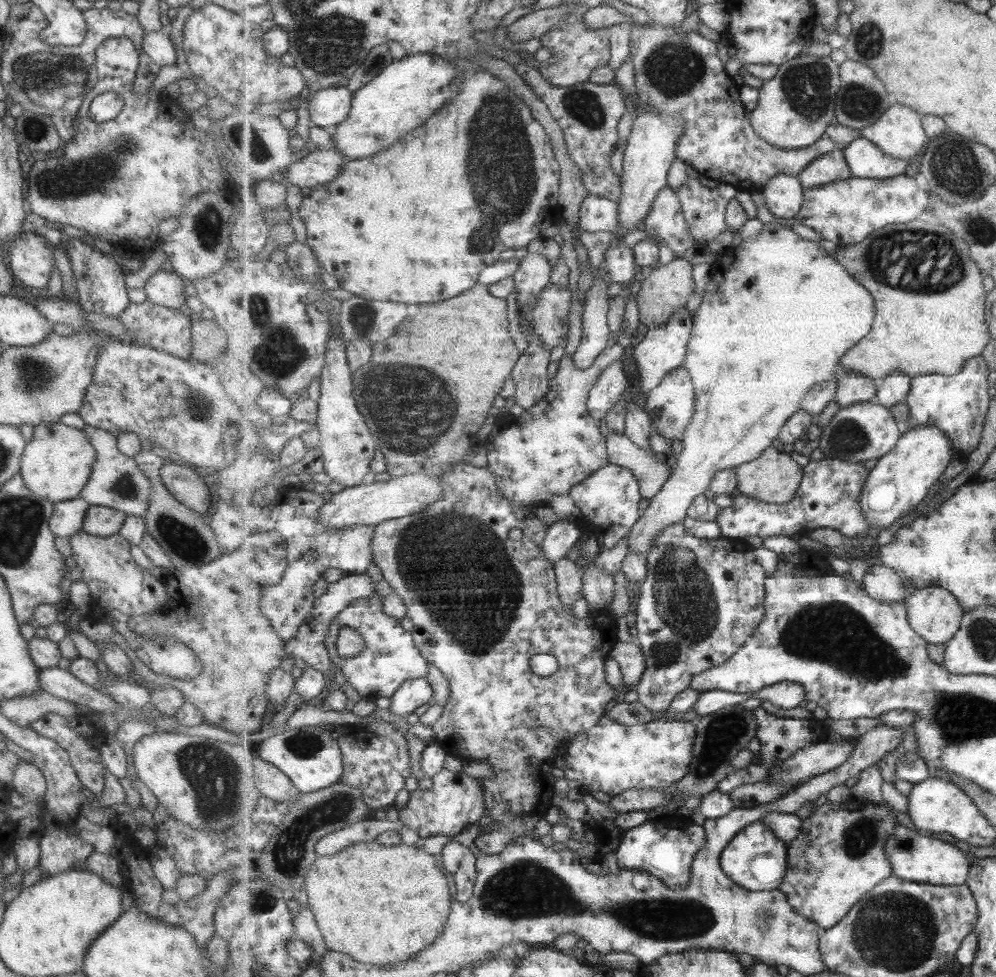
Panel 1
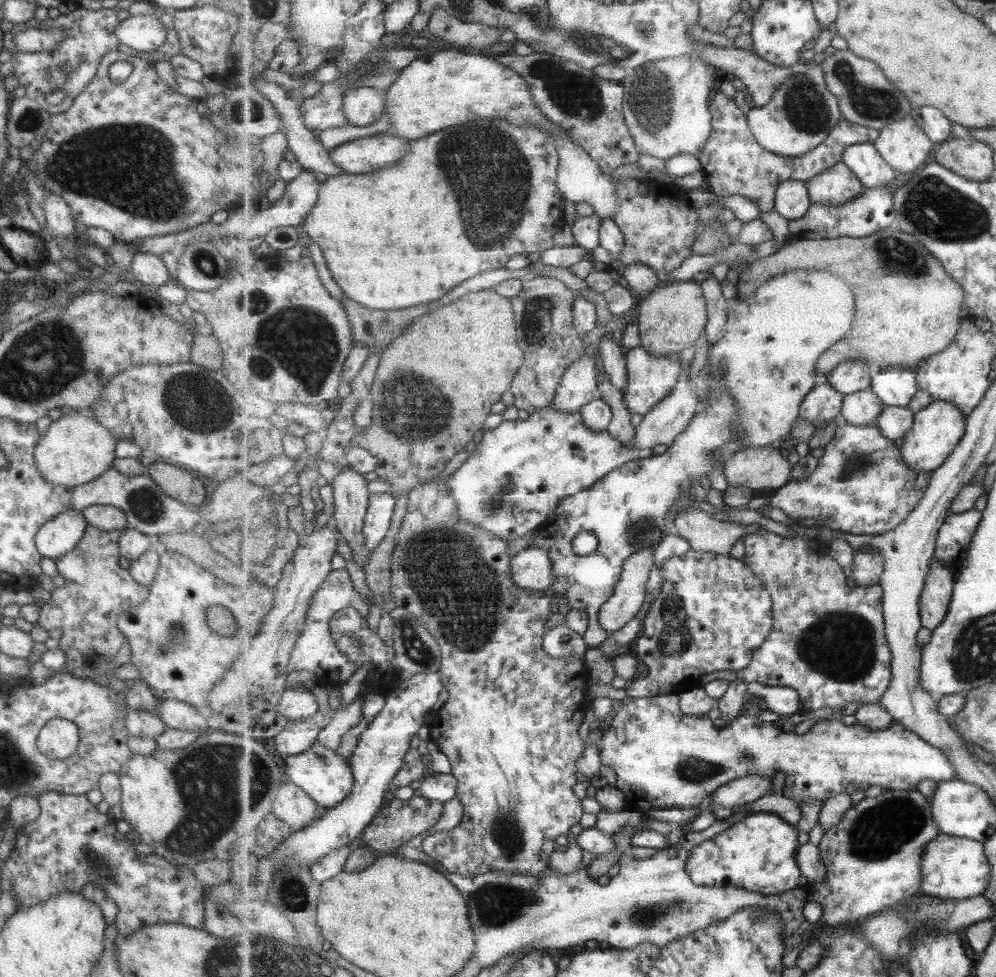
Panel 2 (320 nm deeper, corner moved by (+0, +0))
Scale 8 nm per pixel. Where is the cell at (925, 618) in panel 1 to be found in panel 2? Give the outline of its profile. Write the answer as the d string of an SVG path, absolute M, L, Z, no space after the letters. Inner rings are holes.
M935 556L932 558L930 567L921 597L920 613L922 625L934 631L948 616L956 584L951 569Z

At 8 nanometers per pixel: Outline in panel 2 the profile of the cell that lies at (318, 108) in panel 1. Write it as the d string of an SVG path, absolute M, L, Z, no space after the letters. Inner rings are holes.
M362 86L346 92L344 109L351 123L369 126L383 118L387 103L385 91Z

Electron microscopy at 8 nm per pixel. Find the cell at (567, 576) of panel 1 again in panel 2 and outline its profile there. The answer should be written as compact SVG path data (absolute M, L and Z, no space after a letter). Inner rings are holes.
M559 624L544 633L544 650L553 658L585 657L588 649L584 635L571 630L566 624Z

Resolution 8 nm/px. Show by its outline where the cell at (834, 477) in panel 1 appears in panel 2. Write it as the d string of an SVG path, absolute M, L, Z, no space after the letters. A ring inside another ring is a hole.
M841 423L830 444L824 449L824 455L818 460L813 476L799 481L792 480L777 489L771 498L771 506L781 509L789 518L801 523L806 518L820 520L823 528L854 535L883 535L896 530L907 521L926 495L931 473L914 471L905 466L901 449L895 442L877 430L876 426L852 426ZM909 482L916 483L913 489L907 489Z

